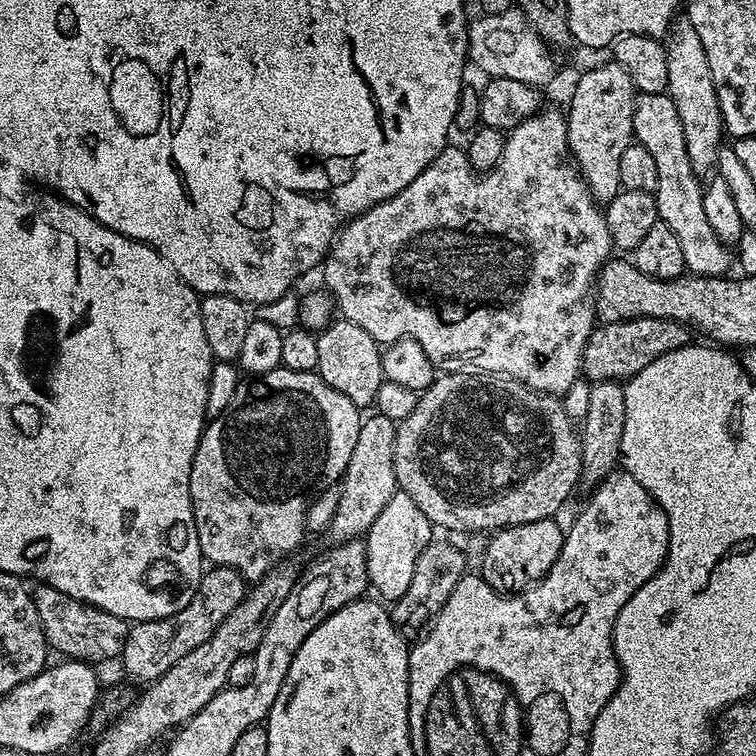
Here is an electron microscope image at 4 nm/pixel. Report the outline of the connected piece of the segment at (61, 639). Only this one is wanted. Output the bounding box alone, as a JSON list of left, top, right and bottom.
[34,583,129,662]

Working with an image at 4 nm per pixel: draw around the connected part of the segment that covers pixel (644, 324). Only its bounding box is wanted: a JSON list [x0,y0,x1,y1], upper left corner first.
[582,316,694,382]

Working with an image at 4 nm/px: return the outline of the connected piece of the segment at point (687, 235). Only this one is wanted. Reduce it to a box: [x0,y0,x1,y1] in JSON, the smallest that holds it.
[632,93,734,276]

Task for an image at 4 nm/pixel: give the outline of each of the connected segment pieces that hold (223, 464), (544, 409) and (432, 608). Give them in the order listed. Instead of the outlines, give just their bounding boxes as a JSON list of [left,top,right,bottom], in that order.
[[190,366,362,582],[394,370,582,532],[390,538,466,633]]

